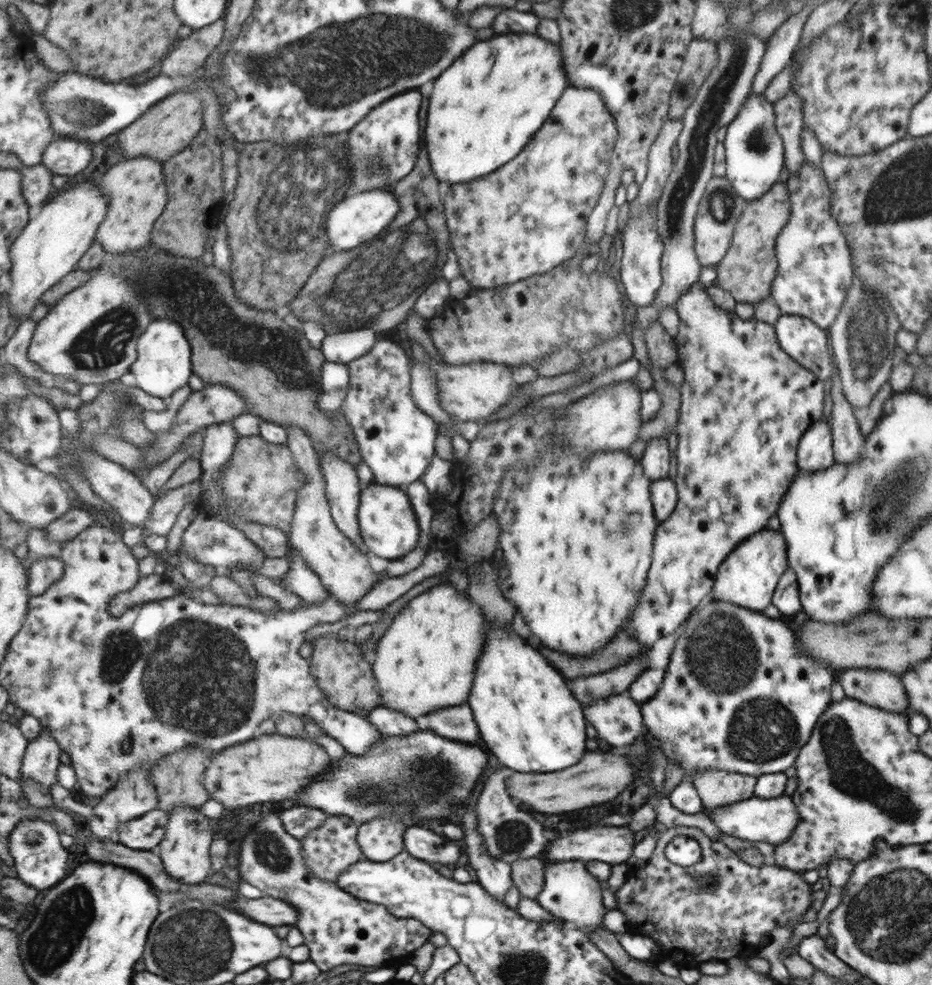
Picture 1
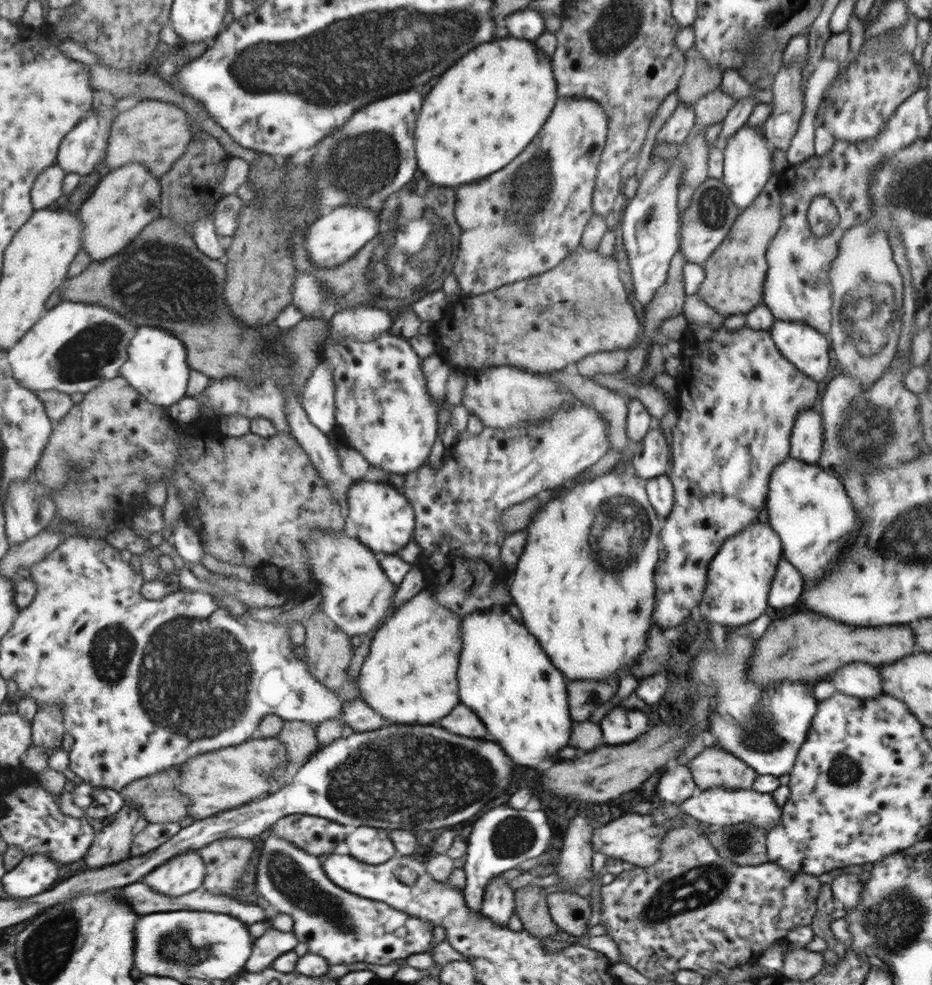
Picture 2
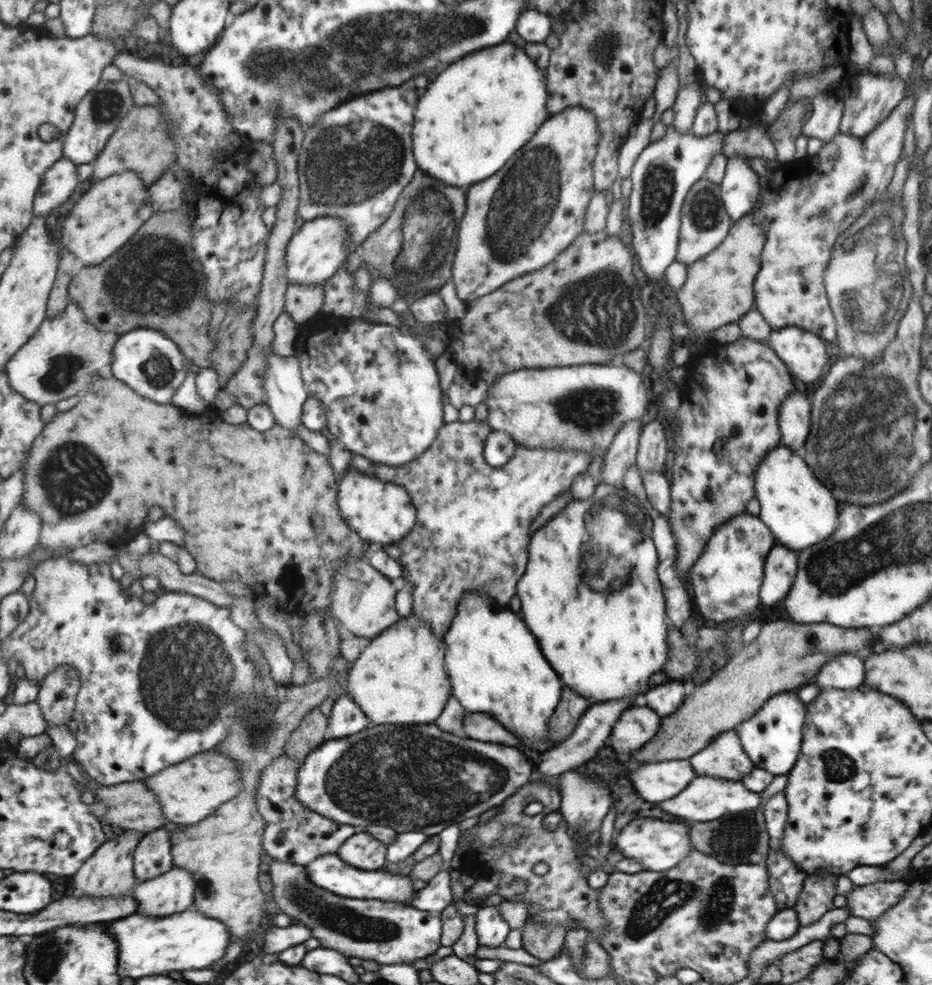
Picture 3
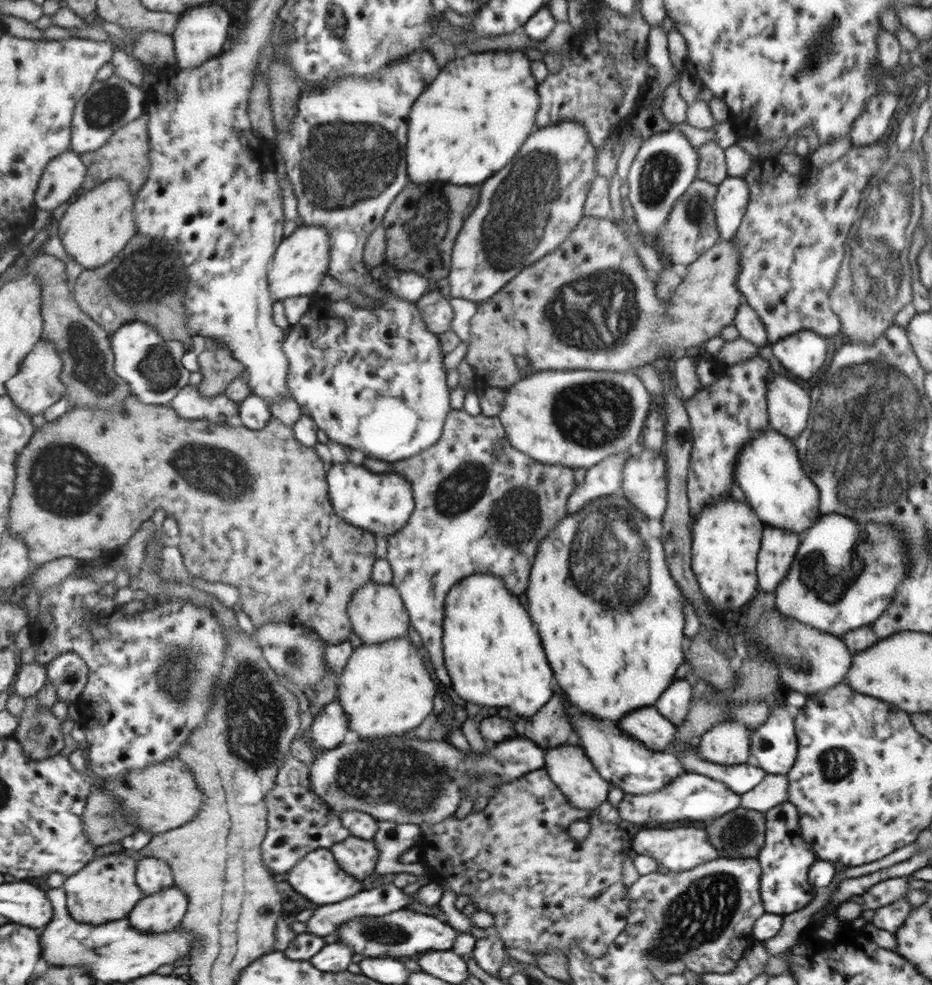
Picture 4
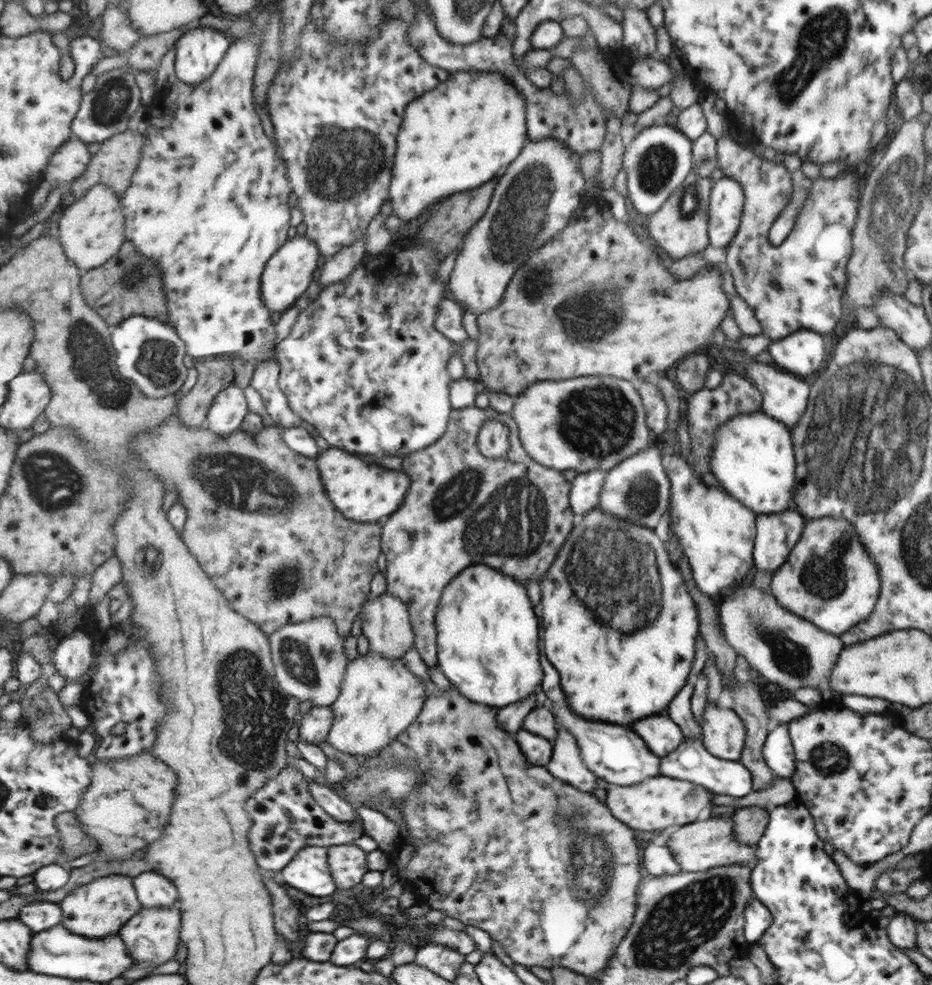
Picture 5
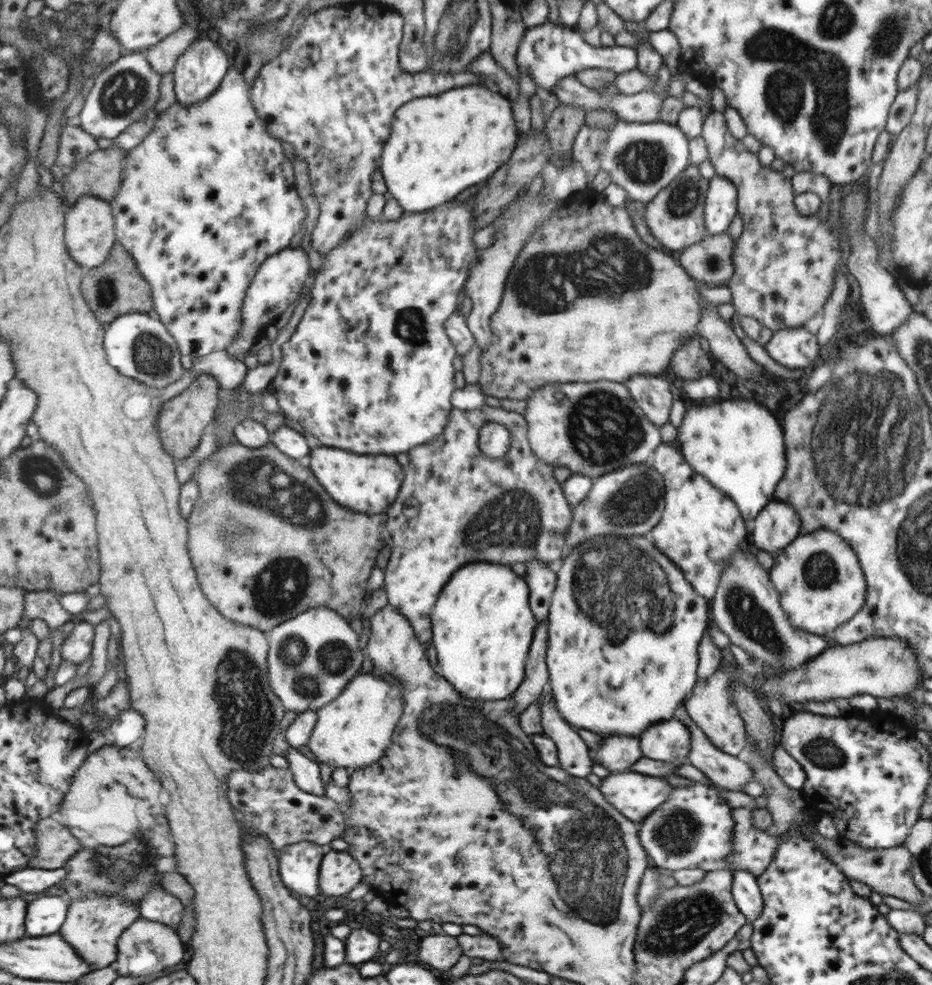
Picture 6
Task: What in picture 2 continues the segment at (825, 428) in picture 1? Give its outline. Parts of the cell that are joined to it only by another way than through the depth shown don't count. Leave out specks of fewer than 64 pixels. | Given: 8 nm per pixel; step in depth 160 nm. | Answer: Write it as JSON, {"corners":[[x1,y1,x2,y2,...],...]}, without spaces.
{"corners":[[805,408,796,415,791,434,791,456,809,465,817,464,824,439,822,429,818,410]]}

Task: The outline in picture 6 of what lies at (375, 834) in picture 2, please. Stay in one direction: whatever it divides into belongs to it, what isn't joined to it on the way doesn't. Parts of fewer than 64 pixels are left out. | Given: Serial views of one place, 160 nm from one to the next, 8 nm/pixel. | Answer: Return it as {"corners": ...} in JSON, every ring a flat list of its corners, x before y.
{"corners":[[328,849,320,868,321,893,348,896,363,880,360,862,351,853]]}

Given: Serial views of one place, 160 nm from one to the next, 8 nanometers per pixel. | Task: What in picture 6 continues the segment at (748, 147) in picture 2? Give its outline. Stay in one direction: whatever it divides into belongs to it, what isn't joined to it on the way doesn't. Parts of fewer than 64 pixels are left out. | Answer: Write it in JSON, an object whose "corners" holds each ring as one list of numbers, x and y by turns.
{"corners":[[714,175,709,180,704,200,705,230,709,236,725,232,735,212,739,212,739,196,735,196,735,187,724,177]]}

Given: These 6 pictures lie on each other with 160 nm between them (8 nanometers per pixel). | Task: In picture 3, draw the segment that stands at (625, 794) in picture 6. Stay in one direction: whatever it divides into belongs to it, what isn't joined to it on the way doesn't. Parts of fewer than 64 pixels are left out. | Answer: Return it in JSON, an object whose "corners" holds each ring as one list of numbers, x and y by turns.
{"corners":[[695,775,693,780,681,790,681,793,664,800,662,803,653,804,653,807,656,808,657,806,663,812,670,814,673,819,683,818,687,822,704,823,741,811,760,810,762,802,760,801,759,793,749,792,749,789,746,789,739,781]]}

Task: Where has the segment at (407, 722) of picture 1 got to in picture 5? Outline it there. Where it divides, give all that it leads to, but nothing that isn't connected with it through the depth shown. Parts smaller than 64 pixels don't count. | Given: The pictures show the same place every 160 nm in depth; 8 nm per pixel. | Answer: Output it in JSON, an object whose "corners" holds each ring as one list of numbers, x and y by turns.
{"corners":[[313,706,299,719,299,740,321,744,328,739,335,720,334,710,330,706]]}

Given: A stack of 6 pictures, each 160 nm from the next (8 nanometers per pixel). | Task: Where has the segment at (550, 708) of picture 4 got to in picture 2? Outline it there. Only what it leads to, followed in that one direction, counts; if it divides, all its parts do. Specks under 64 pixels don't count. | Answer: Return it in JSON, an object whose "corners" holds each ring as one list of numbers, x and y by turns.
{"corners":[[617,679,567,681,568,704,574,722,588,720,592,710,605,704,616,693]]}

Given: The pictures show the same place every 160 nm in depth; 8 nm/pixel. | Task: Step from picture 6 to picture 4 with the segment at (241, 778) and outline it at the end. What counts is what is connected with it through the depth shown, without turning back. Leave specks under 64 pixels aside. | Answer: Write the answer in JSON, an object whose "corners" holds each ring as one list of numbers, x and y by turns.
{"corners":[[292,754,285,760,276,786,265,800,268,805,268,834,263,842,263,857,264,863,276,876,288,874,310,852,330,849,352,835,341,816,313,790,311,767]]}

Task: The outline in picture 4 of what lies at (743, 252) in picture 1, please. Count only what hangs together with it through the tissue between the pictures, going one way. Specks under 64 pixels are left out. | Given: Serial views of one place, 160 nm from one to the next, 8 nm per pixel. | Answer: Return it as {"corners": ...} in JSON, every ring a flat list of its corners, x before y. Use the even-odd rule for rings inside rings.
{"corners":[[584,216,584,218,581,219,581,222,577,223,577,228,573,229,573,236,570,236,569,240,566,240,563,244,560,244,560,246,557,247,556,250,551,254,545,255,543,258,536,260,535,263,531,263,528,267,522,268,520,271,518,271,515,278,507,282,504,288,501,288,500,292,497,292,497,294,489,298,489,300,476,305,475,315,471,318,471,320,469,320,469,338,466,341,466,353,464,354,465,362,472,366,474,374,477,374,477,376,479,376,479,378,481,378,481,380,487,384,487,386,505,390,505,388,513,386,513,384,523,379,524,376,527,376,529,373,534,373,535,371,575,371,581,368,581,370,590,371,633,372,637,367,655,362,655,360,659,359,661,355,668,358,671,356,671,354,675,354,676,350,679,350,680,354,682,354,683,350,685,348,689,348,689,346,701,346,701,342,705,342,705,336,707,336,707,338,717,336,717,334,720,334,725,327,728,327,731,324,731,320,735,320,736,311,739,307,739,302,741,302,742,295,739,294,739,289,736,285,736,283,739,281,740,274,740,252,732,239,721,241,719,244,711,246,711,248,705,251,703,255,699,256,695,262,687,265,686,269,687,273,685,274,685,277,674,288,674,291,666,300,661,301,659,298,655,298,655,294,653,294,653,292,655,292,655,288,653,288,651,280,647,278,647,272,643,270,641,260,637,258,637,254,633,252,633,248,629,246,629,242,623,238,623,234,617,230,617,226,615,226,613,222,609,222,609,217,599,219,593,216],[603,272,619,272,619,274,625,274,625,276,631,280,631,284,633,284,633,286,631,286,630,302,621,304,620,302,613,301,611,292,607,292,606,297,607,304,621,310,621,312,619,312,618,323,621,324,621,332,619,332,619,336,623,338,623,344,615,344,615,346,611,346,609,350,607,350,607,348,603,348,603,344,601,344,601,340,599,340,599,334,597,334,599,324,603,324,603,322,605,322,605,320,603,320,603,312,601,312,601,308,589,308,587,312,583,312,583,314,579,314,579,316,575,314,575,318,573,318,573,320,563,318,563,312,571,308,571,306,569,306,569,296,565,296,565,304,563,304,563,308,559,308,559,312,557,312,557,308,555,308,555,334,553,334,553,328,551,328,551,324,549,324,549,322,545,322,543,312,545,312,545,306,547,306,547,304,549,304,549,302,551,302,551,300,557,296,557,290,563,290,563,294,567,294,567,286,569,286,569,284,579,282,579,280,585,280,585,278,589,278,589,276,603,274],[641,306,643,306,643,308,641,308],[517,360,525,360,525,366,521,368]]}

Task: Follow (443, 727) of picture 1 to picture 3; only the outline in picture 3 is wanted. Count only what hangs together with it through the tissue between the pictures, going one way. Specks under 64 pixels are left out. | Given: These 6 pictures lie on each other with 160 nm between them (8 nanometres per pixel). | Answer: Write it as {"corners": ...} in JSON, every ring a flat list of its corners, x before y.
{"corners":[[464,712,461,719,461,728,465,737,473,740,482,740,497,744,517,744,520,740,503,728,496,720,480,712]]}

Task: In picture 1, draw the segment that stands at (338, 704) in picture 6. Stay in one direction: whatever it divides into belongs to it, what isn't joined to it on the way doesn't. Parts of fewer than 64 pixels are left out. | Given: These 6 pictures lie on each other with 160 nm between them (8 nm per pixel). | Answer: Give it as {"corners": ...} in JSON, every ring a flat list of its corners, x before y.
{"corners":[[444,582,409,601,377,644,374,673,384,706,413,718,466,702,473,668,484,647,483,611,466,594]]}

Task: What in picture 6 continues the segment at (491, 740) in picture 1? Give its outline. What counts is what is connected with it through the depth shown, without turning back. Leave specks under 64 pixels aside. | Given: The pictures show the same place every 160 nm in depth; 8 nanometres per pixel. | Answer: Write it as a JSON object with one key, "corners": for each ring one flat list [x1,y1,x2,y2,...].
{"corners":[[477,561,459,567,432,610,432,625,437,669,463,696,471,700,501,700,523,682,523,664,527,664,527,648,532,645,535,618,527,602,527,584,509,566]]}

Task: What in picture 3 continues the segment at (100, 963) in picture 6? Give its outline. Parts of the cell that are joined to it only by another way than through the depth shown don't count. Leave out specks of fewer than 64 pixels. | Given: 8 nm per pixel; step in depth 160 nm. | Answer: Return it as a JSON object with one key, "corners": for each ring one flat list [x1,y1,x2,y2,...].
{"corners":[[123,830,120,835,107,839,95,852,91,859,73,876,75,895,82,897,117,897,130,895,139,884,136,877,135,852,145,834,136,830]]}

